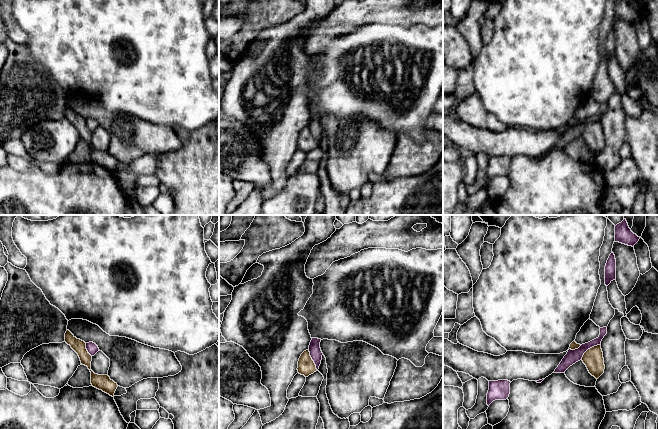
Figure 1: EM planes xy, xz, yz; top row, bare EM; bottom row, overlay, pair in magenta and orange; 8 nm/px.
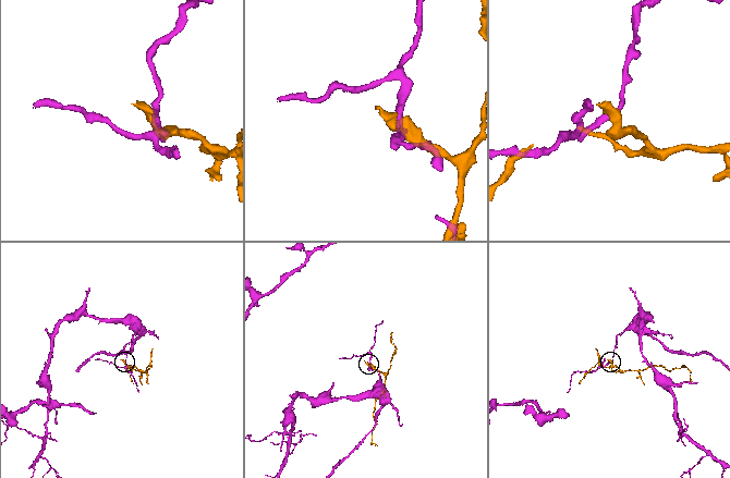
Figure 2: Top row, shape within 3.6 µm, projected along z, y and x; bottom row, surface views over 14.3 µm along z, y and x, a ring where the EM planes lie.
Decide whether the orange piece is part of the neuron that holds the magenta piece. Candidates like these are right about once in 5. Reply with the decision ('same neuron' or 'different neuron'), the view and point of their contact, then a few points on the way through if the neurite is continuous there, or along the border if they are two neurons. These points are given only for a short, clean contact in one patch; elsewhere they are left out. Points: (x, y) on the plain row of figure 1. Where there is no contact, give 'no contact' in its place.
different neuron; contact yz (589, 124); border yz (600, 120), (590, 123), (581, 135)

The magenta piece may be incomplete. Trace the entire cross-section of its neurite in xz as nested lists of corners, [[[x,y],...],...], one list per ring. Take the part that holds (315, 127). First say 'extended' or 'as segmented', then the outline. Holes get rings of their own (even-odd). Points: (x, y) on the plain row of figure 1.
as segmented; [[[312,114],[309,121],[310,132],[312,136],[314,137],[317,146],[319,145],[319,142],[321,140],[322,131],[323,131],[320,124],[320,118],[321,118],[321,115]]]

